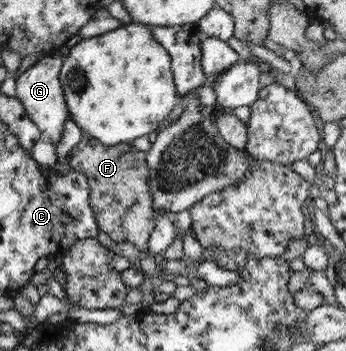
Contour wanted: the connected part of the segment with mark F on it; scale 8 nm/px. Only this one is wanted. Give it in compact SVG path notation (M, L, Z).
M85 132L81 137L80 142L68 153L67 163L70 170L86 176L88 202L97 226L114 243L128 241L141 254L145 254L148 249L148 236L153 230L153 209L147 185L149 170L145 153L124 143L101 145Z

